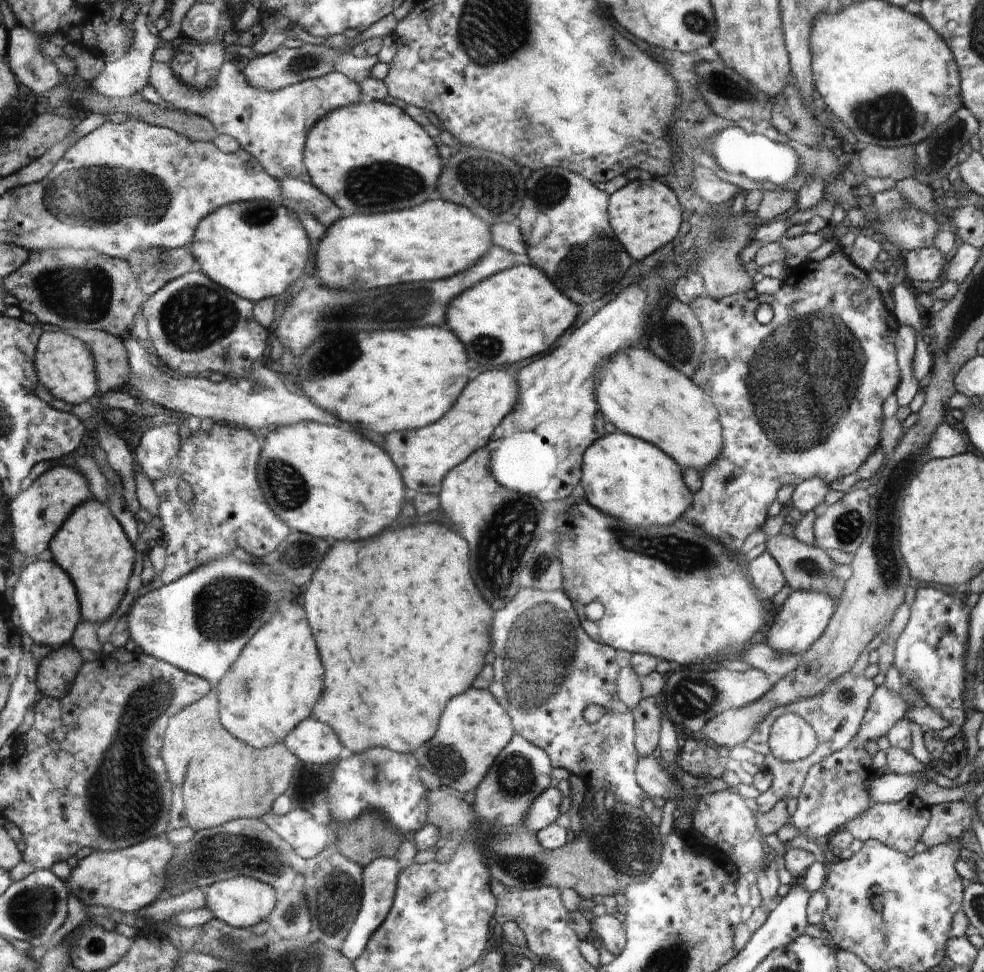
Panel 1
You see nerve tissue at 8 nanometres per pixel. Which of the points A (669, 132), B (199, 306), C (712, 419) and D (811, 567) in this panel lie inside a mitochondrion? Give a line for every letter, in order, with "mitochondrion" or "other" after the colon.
A: other
B: mitochondrion
C: other
D: mitochondrion

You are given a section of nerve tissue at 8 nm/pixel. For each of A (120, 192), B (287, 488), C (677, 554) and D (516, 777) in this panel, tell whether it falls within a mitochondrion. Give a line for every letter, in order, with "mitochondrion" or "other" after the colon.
A: mitochondrion
B: mitochondrion
C: mitochondrion
D: mitochondrion

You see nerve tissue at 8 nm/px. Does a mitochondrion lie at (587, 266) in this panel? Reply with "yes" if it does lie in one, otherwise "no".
yes

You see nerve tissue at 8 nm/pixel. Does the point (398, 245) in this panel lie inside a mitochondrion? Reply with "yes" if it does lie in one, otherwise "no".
no

